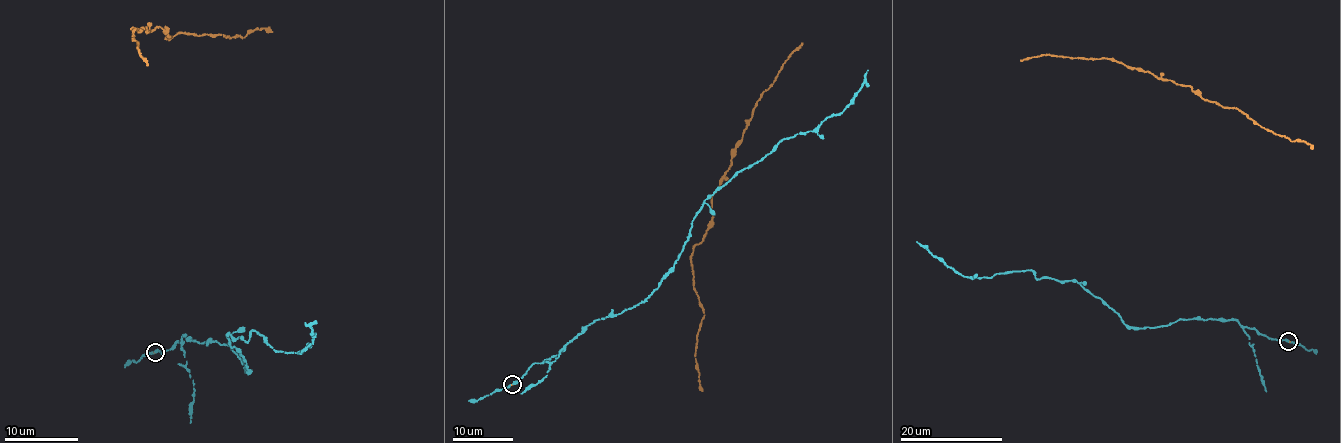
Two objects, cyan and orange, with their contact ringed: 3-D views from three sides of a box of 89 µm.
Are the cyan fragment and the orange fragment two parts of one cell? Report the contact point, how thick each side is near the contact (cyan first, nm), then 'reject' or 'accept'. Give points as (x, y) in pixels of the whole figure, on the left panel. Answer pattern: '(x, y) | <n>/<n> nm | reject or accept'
(155, 352) | 260/100 nm | accept

